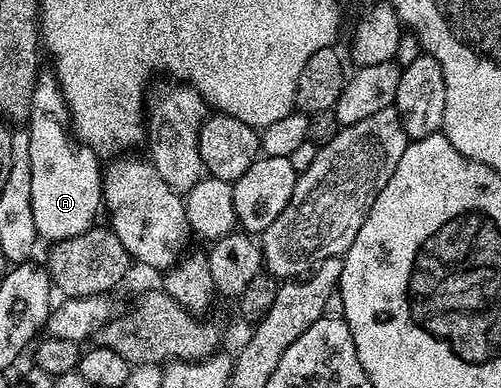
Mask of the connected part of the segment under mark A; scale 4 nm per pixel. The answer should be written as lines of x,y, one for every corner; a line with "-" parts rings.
43,73
35,84
29,116
29,164
32,169
32,209
40,240
58,241
85,233
101,215
103,171
100,156
69,133
67,103
54,74

